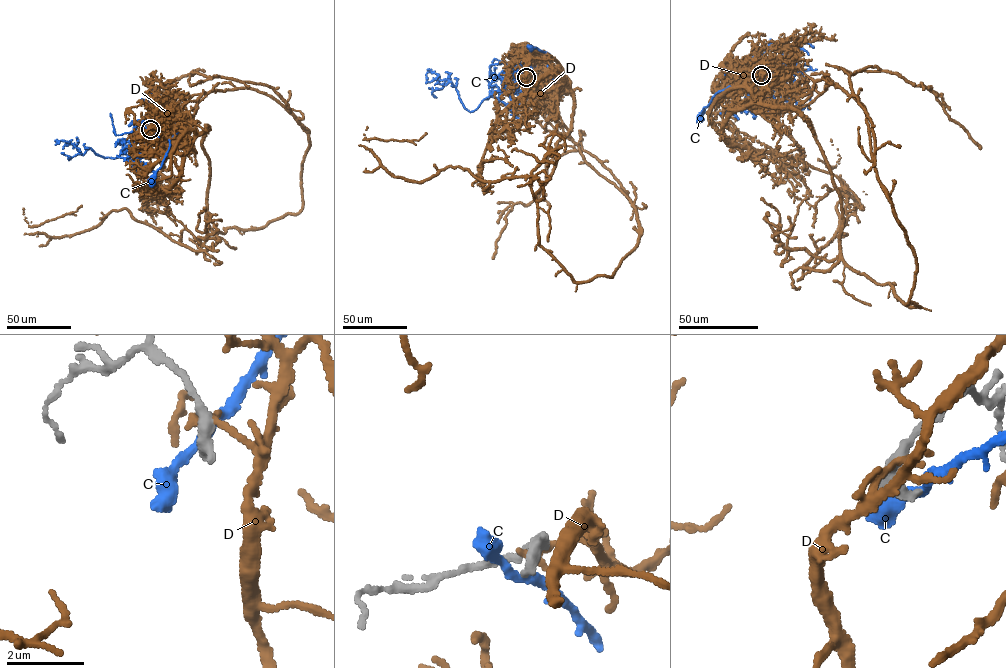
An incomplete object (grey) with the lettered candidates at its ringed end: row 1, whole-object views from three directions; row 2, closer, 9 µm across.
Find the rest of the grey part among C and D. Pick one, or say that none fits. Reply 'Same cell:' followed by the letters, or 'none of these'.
Same cell: none of these

